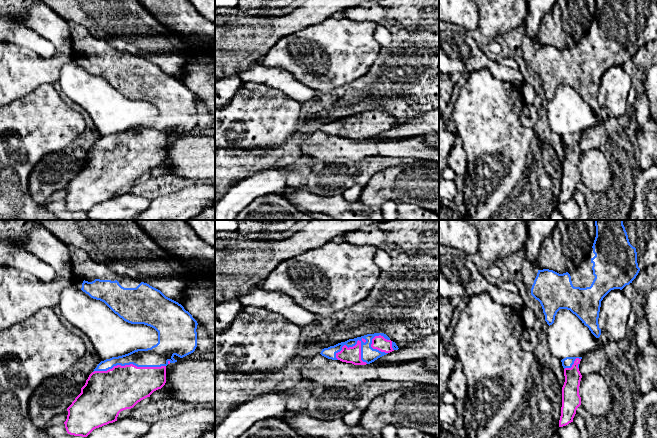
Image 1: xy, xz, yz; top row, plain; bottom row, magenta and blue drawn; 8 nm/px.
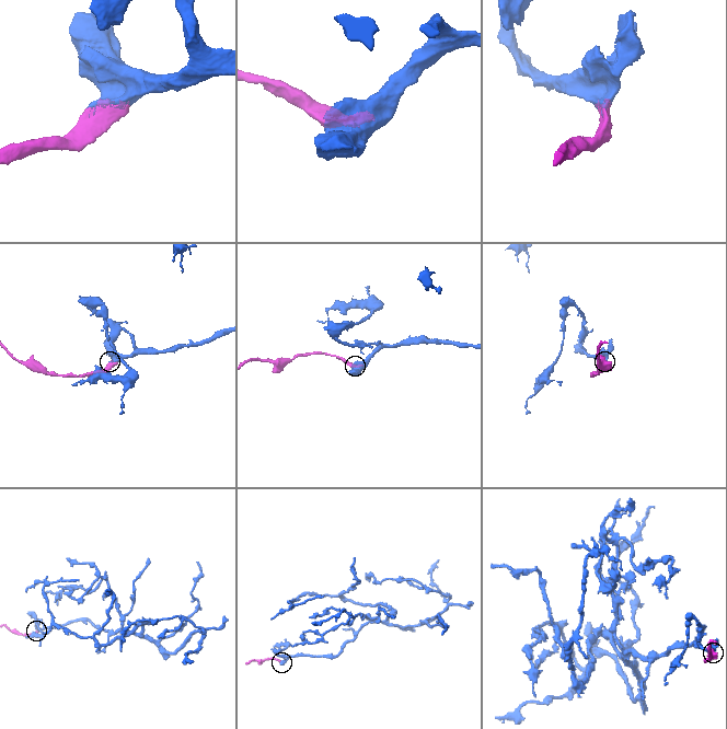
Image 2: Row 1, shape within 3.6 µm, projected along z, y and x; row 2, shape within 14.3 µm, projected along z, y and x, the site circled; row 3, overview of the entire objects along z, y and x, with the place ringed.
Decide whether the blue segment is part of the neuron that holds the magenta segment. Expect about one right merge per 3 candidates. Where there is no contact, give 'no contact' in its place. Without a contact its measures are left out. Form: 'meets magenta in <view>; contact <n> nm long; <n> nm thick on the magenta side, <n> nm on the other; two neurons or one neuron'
meets magenta in xy; contact 600 nm long; 360 nm thick on the magenta side, 180 nm on the other; one neuron

